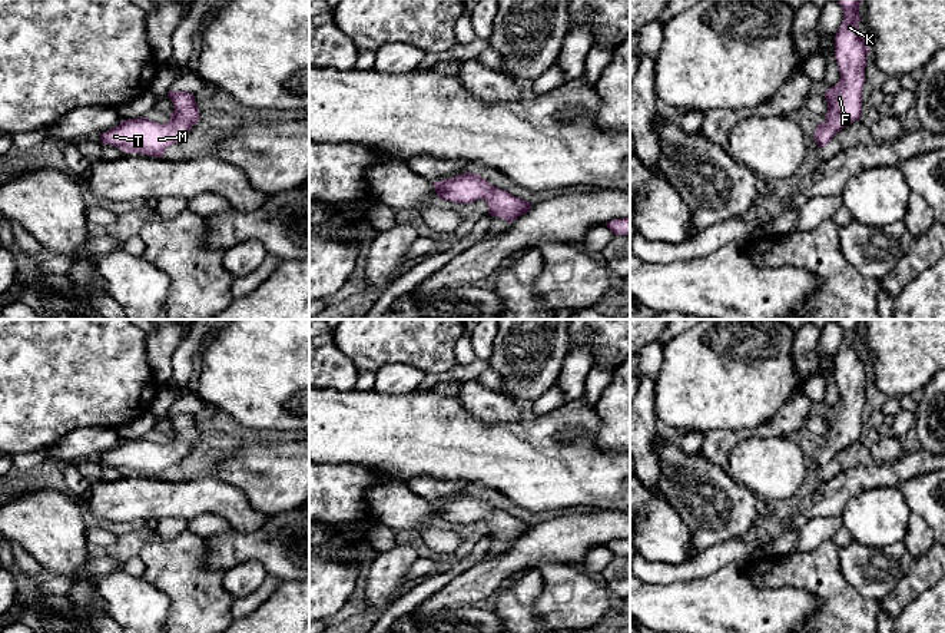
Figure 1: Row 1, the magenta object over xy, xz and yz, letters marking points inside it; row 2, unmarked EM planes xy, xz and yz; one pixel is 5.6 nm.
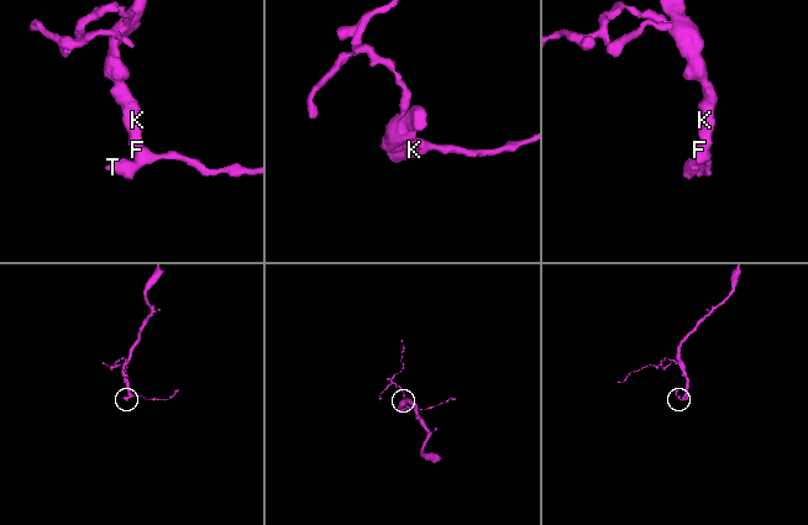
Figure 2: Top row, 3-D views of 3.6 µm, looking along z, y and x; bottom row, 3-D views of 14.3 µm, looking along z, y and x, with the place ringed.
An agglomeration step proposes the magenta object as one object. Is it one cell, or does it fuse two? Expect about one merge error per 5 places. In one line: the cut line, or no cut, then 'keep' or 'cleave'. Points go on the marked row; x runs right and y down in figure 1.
no cut; keep

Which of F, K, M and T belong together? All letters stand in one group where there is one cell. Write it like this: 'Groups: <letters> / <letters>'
Groups: F K M T

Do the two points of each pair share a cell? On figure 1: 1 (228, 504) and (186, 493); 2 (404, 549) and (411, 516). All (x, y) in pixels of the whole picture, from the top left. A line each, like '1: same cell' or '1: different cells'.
1: same cell
2: different cells

